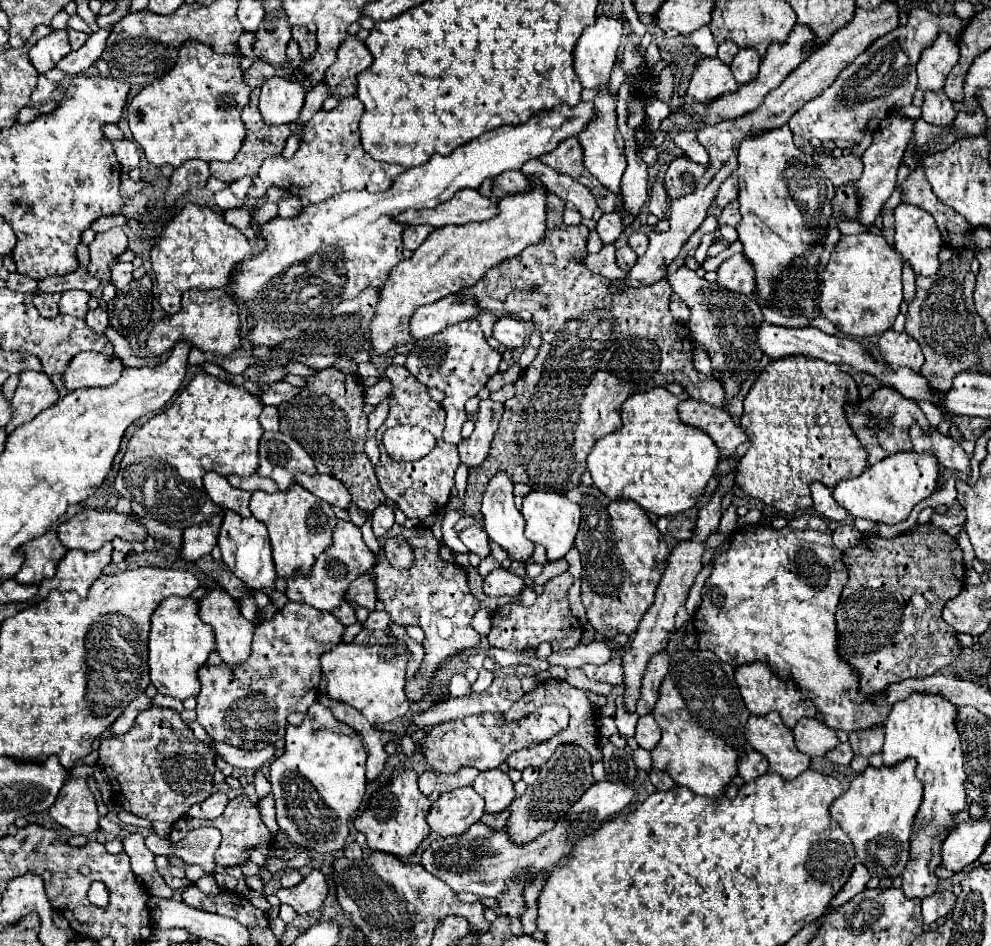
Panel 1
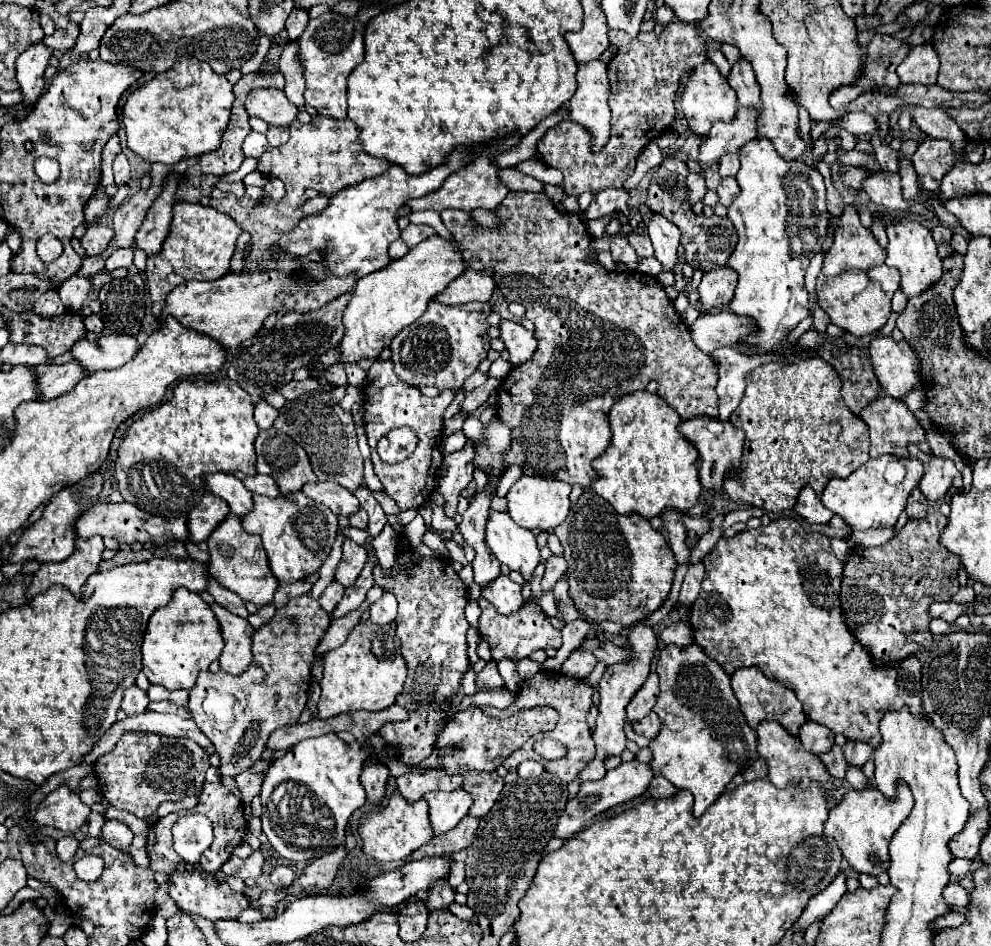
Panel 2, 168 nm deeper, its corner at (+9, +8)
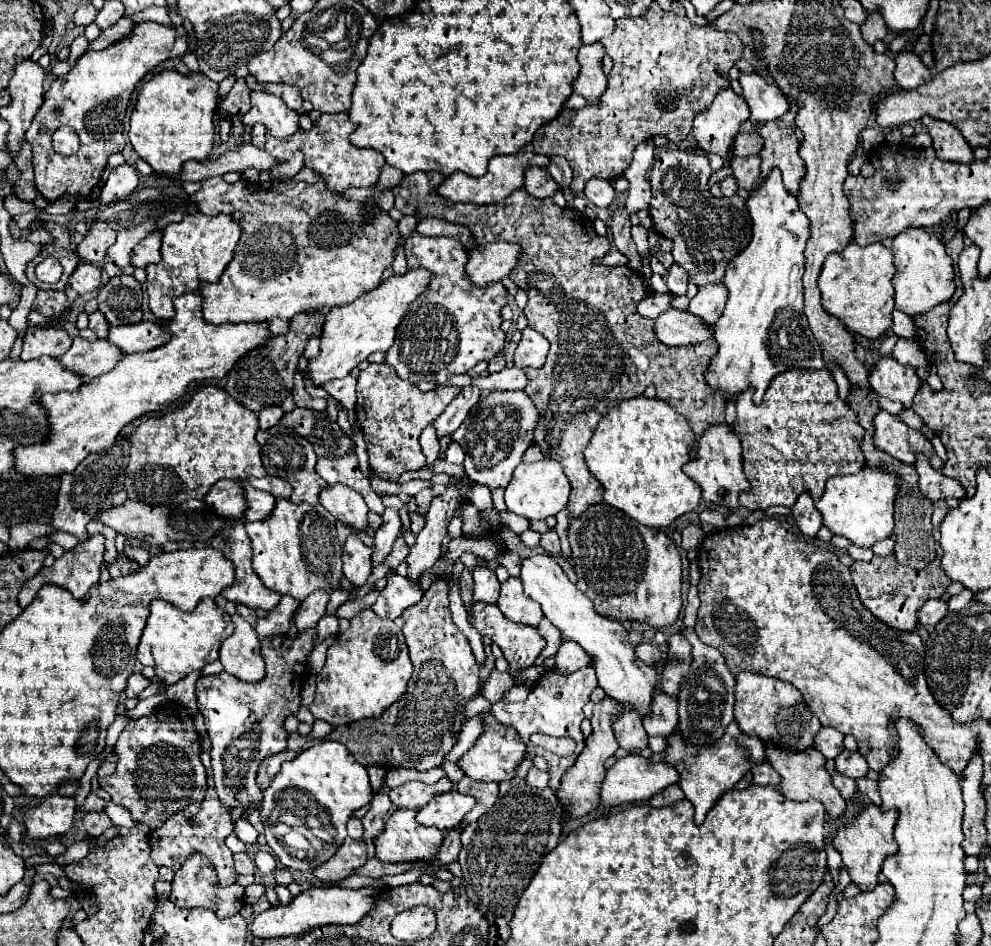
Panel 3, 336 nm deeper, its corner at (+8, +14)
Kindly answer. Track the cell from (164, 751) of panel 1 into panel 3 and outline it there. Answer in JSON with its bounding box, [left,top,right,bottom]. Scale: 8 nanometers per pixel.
[100,702,206,830]

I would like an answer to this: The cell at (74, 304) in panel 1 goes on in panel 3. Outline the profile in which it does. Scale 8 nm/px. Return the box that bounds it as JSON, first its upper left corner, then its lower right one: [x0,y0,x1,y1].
[70,262,102,296]

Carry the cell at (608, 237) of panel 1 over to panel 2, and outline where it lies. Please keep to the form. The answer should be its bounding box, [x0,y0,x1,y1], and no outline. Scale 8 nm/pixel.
[585,188,629,220]

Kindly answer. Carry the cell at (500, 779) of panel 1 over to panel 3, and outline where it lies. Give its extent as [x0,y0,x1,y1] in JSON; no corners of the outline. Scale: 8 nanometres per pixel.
[456,776,498,822]

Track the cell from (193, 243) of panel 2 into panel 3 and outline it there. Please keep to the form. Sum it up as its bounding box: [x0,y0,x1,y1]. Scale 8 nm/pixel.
[146,214,240,320]

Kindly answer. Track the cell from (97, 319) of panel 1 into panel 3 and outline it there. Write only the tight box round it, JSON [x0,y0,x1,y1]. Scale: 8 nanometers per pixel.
[88,312,110,338]

